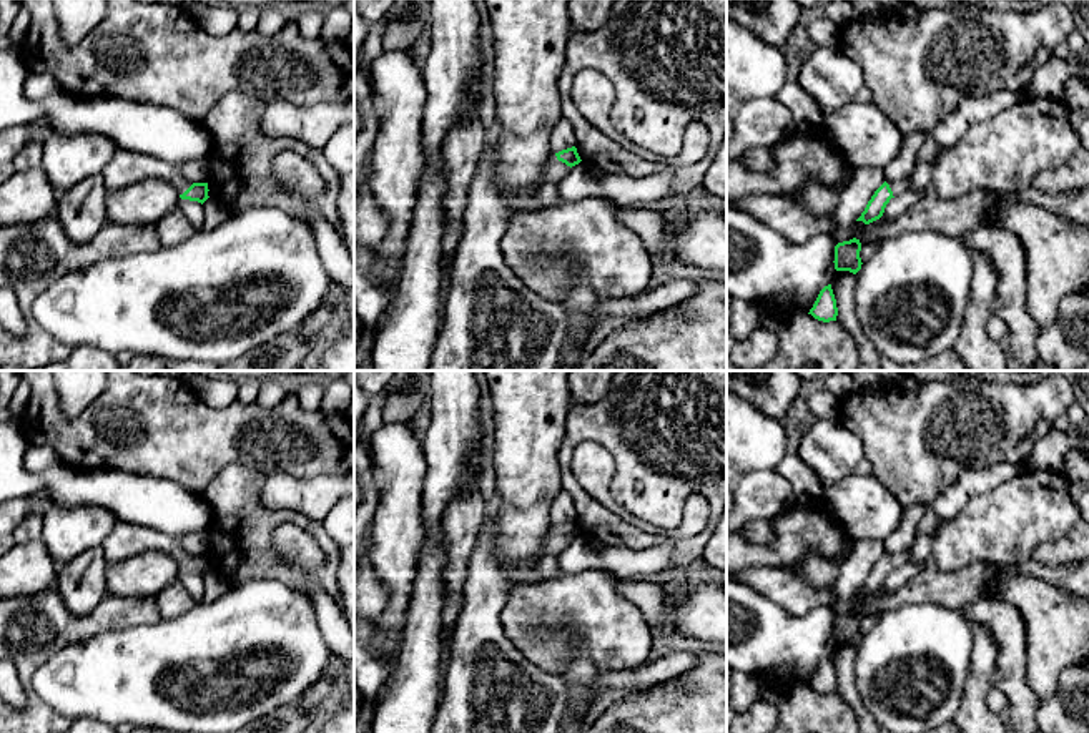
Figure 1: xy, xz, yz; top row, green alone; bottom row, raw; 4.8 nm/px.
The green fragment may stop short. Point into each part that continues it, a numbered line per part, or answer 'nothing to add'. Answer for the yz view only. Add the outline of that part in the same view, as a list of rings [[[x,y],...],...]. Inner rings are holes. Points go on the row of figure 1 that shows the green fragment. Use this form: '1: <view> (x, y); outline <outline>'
1: yz (898, 186); outline [[[906,178],[901,180],[893,180],[893,181],[886,181],[893,191],[893,196],[901,194],[904,189],[908,189],[908,181]]]

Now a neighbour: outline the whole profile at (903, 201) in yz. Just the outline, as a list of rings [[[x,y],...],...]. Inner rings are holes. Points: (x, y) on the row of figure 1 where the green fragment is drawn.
[[[904,189],[901,194],[889,199],[889,203],[885,208],[883,219],[891,221],[906,209],[909,209],[914,203],[921,201],[929,191],[913,191]]]

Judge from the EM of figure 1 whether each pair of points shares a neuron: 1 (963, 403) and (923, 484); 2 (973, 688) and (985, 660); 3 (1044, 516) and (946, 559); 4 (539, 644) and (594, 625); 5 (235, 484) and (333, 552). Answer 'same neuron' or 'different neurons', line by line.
1: same neuron
2: same neuron
3: same neuron
4: same neuron
5: same neuron

